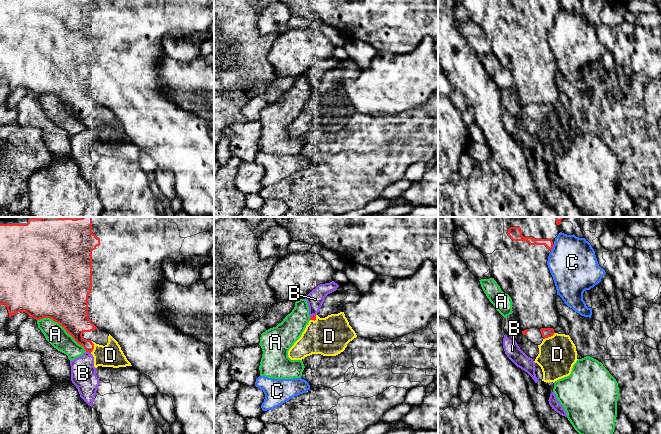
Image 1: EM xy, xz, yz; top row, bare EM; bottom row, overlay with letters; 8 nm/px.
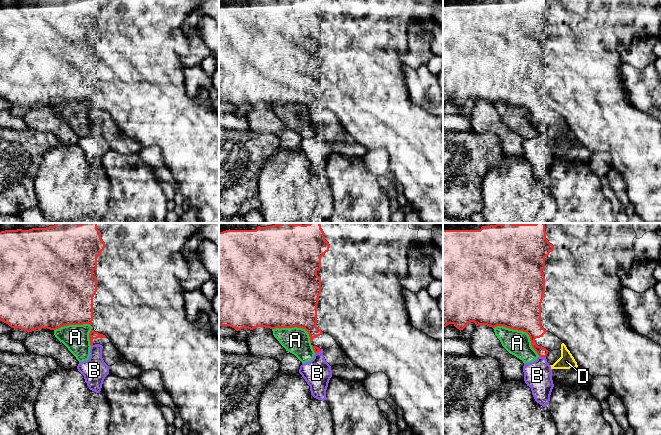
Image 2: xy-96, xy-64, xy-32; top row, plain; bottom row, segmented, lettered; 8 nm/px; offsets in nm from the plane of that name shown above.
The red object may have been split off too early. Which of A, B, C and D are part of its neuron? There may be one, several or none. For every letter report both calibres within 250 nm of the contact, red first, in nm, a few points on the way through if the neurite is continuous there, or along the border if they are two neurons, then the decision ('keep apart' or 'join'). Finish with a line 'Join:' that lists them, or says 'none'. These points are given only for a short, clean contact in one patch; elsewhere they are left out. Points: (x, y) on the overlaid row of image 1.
A: 420/170 nm | keep apart
B: 190/200 nm | keep apart
C: 70/380 nm | keep apart
D: 200/190 nm | keep apart
Join: none

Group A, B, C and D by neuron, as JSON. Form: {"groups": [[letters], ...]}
{"groups": [["A"], ["B"], ["C"], ["D"]]}

